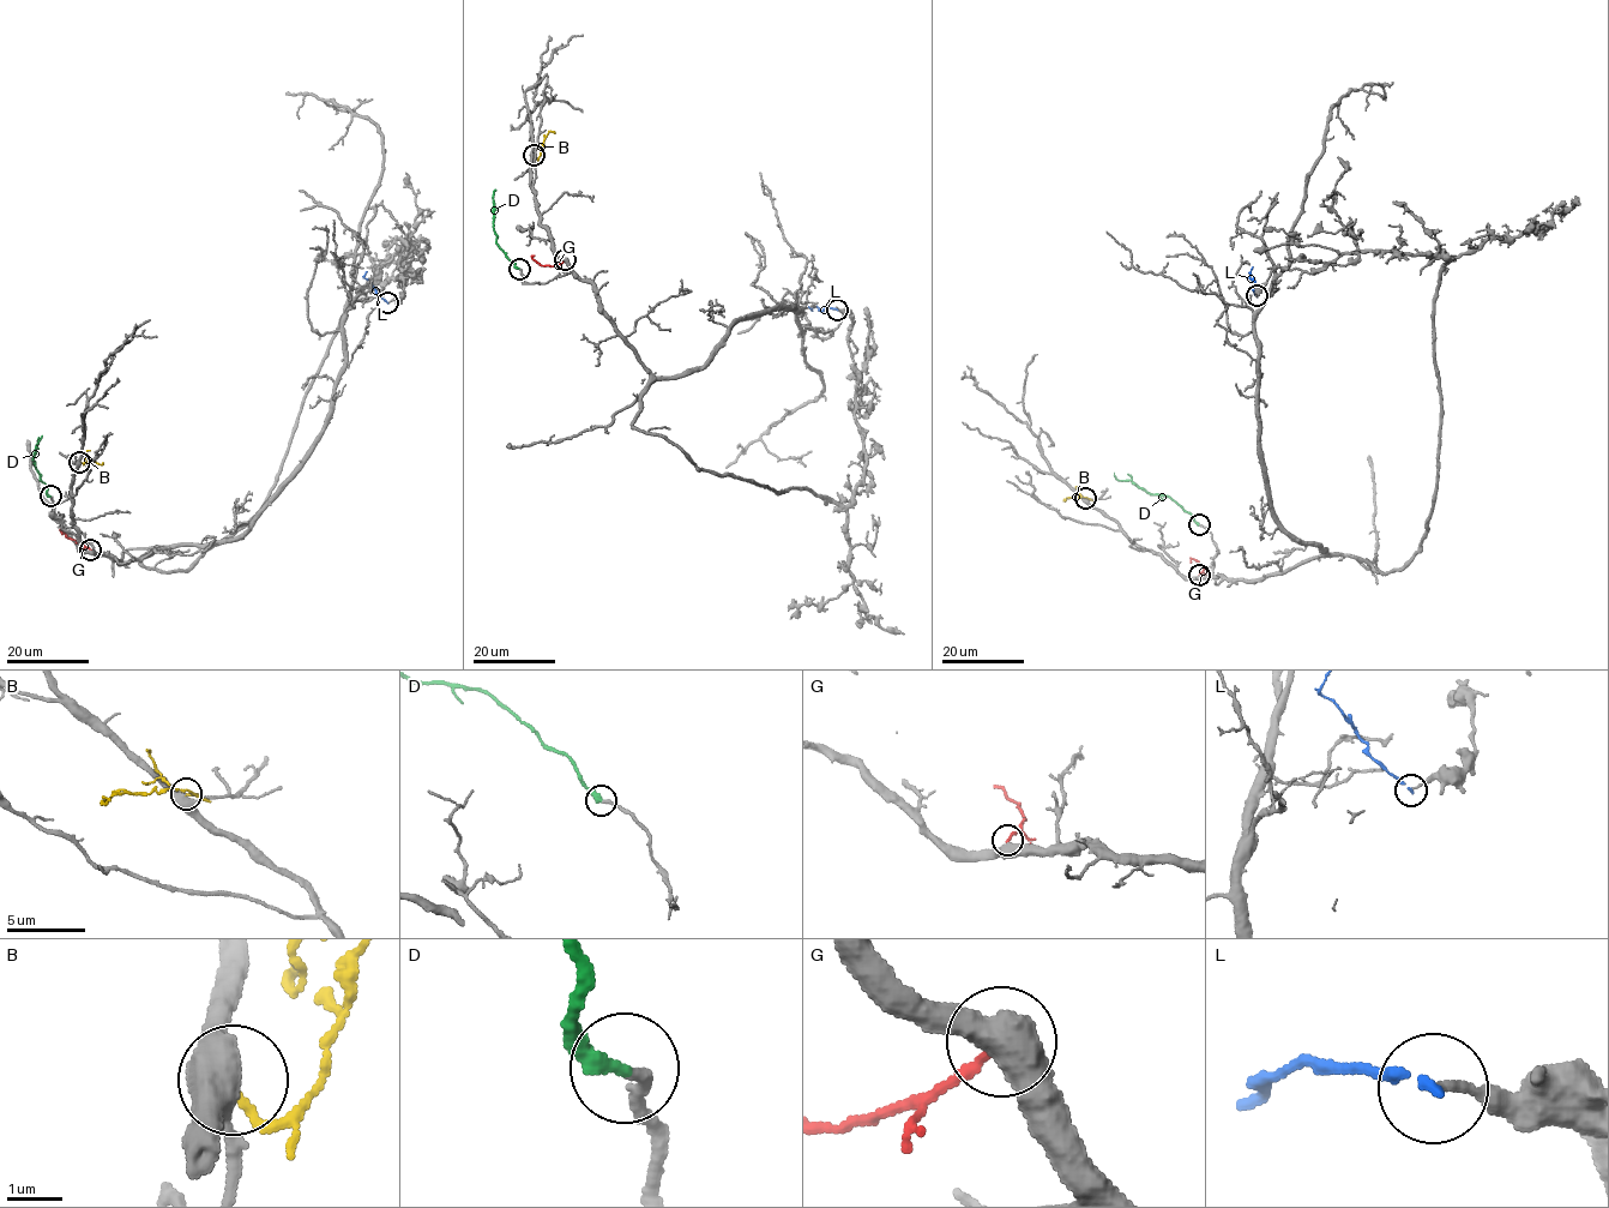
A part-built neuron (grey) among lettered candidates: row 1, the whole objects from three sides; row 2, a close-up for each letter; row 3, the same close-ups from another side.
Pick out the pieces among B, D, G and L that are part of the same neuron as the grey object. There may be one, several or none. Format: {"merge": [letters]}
{"merge": ["B", "D"]}

